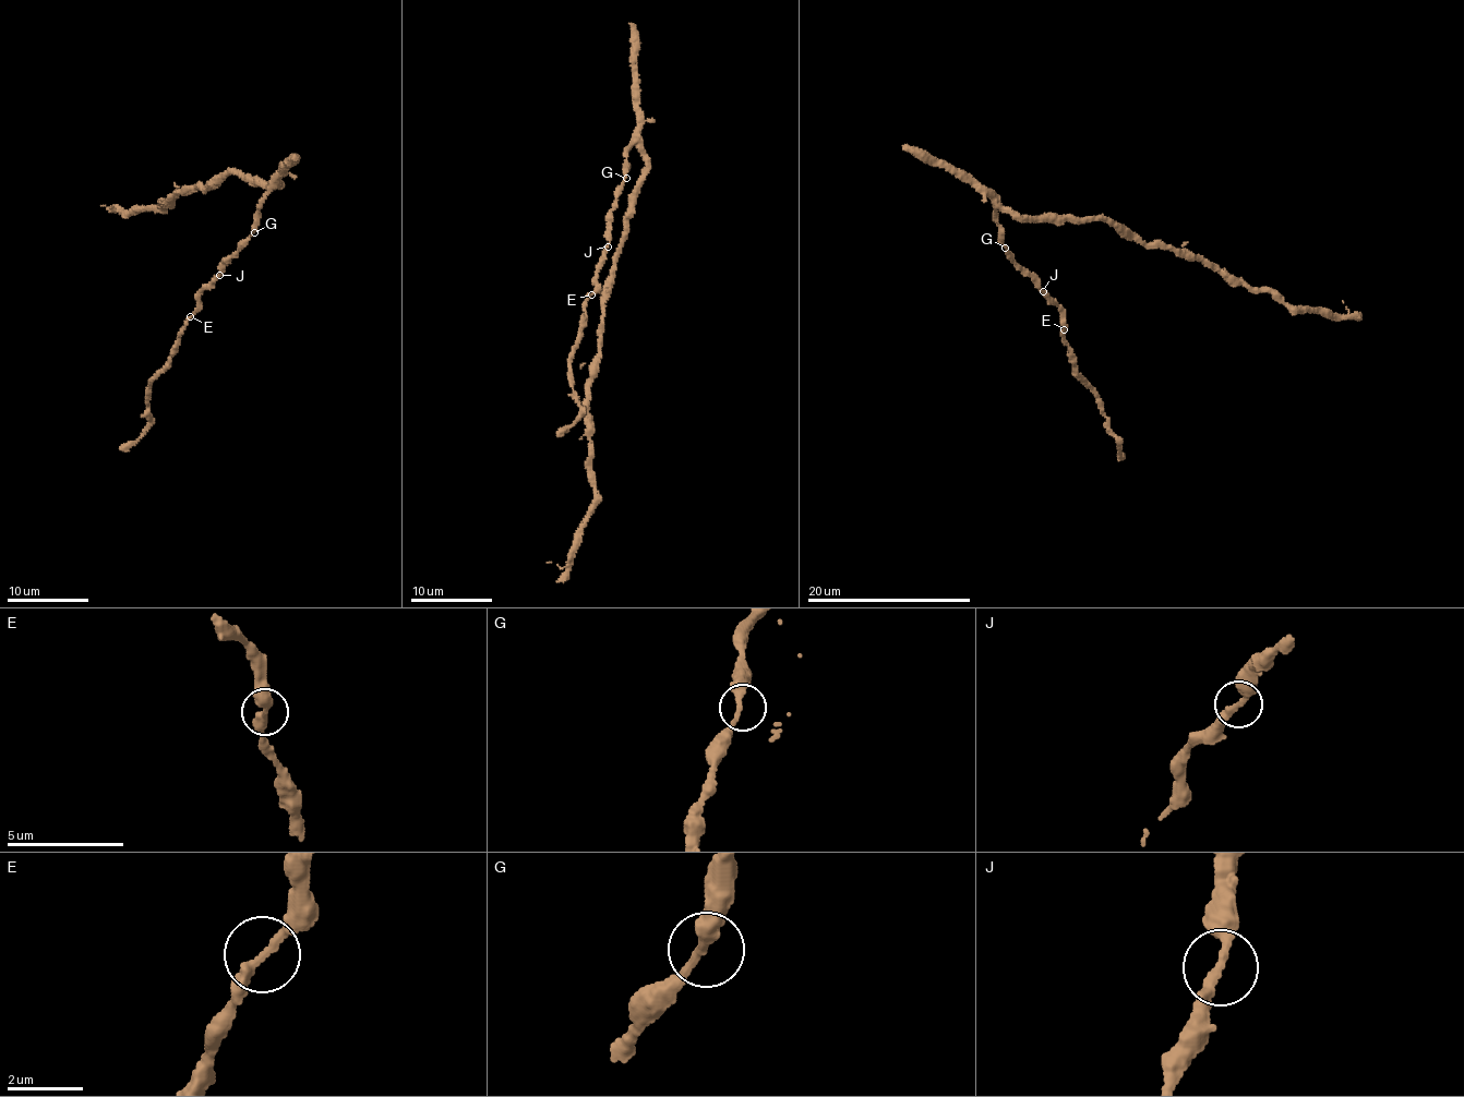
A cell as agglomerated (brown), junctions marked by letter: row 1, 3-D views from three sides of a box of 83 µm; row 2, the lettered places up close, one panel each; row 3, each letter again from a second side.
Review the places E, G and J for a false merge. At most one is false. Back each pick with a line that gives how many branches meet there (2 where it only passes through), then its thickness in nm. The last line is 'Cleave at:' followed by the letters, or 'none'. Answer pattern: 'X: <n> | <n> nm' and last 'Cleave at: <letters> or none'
Cleave at: none

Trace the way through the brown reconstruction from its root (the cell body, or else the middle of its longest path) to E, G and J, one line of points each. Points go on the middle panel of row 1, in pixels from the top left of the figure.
E: (646, 163), (642, 151), (632, 146), (625, 161), (626, 178), (612, 213), (611, 238), (591, 293)
G: (646, 163), (642, 151), (635, 144), (632, 146), (625, 161), (626, 178)
J: (646, 163), (642, 151), (635, 144), (632, 146), (625, 161), (626, 178), (612, 213), (608, 246)

